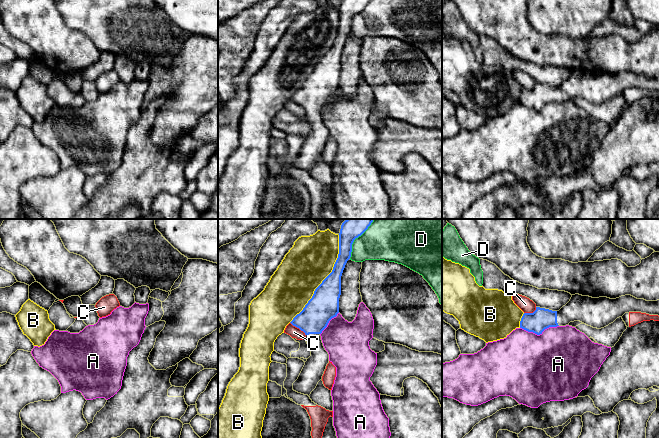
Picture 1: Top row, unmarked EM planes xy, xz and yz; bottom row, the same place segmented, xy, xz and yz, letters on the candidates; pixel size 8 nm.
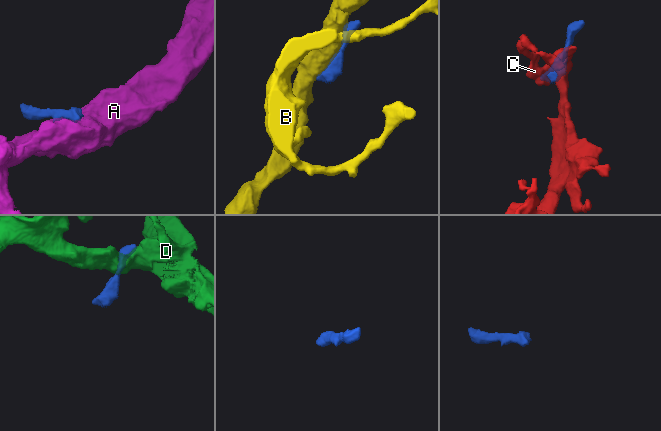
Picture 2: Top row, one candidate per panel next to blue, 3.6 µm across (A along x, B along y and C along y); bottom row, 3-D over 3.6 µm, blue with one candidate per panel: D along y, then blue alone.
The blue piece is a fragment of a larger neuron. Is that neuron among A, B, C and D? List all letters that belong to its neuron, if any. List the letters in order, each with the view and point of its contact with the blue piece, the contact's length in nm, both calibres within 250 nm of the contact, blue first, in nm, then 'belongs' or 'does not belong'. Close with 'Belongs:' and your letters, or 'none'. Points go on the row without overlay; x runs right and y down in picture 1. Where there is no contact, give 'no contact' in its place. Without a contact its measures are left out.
A: meets blue in yz at (539, 110); contact 320 nm long; 170 nm thick on the blue side, 500 nm on the other; does not belong
B: meets blue in xz at (324, 55); contact 800 nm long; 240 nm thick on the blue side, 360 nm on the other; does not belong
C: meets blue in xz at (298, 103); contact 170 nm long; 240 nm thick on the blue side, 90 nm on the other; does not belong
D: meets blue in xz at (353, 17); contact 340 nm long; 140 nm thick on the blue side, 280 nm on the other; does not belong
Belongs: none

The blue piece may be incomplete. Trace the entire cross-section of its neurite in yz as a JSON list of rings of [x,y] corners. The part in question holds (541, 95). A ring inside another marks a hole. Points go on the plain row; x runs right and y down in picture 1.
[[[575,70],[559,87],[536,83],[533,89],[524,89],[520,104],[540,111],[549,103],[566,102],[570,98],[580,97],[593,104],[601,105],[629,88],[659,92],[659,76],[646,77],[631,71],[610,75]]]

